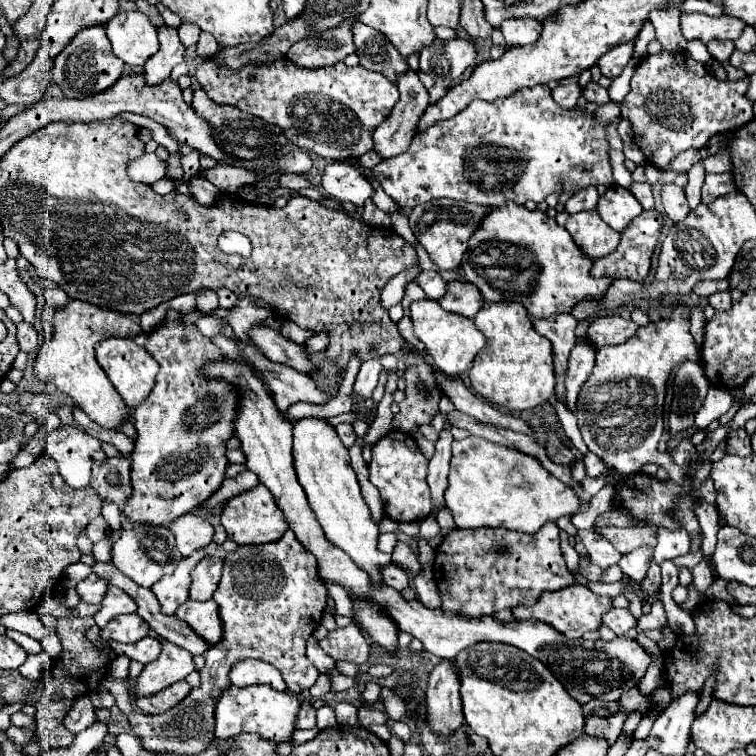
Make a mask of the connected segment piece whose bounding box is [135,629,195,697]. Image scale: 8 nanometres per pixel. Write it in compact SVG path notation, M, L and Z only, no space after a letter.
M149 629L149 635L159 639L163 649L161 649L161 655L155 661L147 663L143 667L143 671L139 673L137 685L135 685L135 697L155 695L165 687L169 687L177 681L183 681L191 671L195 671L193 655L189 651L163 639L153 629Z

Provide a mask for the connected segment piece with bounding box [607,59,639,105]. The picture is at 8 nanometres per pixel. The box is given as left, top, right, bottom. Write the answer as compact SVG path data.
M631 59L629 61L629 65L625 65L623 67L623 71L617 75L617 77L613 77L611 79L611 85L607 87L607 93L609 93L609 97L611 97L611 101L613 103L617 103L617 105L621 105L623 103L623 99L625 99L625 95L629 93L629 81L631 81L631 73L633 73L633 69L637 67L637 59Z

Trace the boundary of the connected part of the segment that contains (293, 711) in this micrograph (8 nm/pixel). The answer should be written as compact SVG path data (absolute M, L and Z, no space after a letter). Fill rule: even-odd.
M251 685L251 687L227 687L215 705L215 737L227 739L239 733L255 733L263 739L285 743L295 731L295 717L301 707L301 701L287 691L275 691L269 685Z

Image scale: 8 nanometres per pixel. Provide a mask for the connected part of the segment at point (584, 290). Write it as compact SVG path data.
M507 201L503 207L491 207L491 211L481 219L481 225L469 239L469 247L461 261L461 271L465 279L471 281L489 301L519 301L527 307L527 311L533 317L547 319L549 315L569 313L575 307L575 303L579 303L585 297L605 295L613 281L609 277L591 277L591 265L593 261L579 253L579 247L575 245L569 231L565 227L559 227L553 217L539 209L529 211L523 205Z

